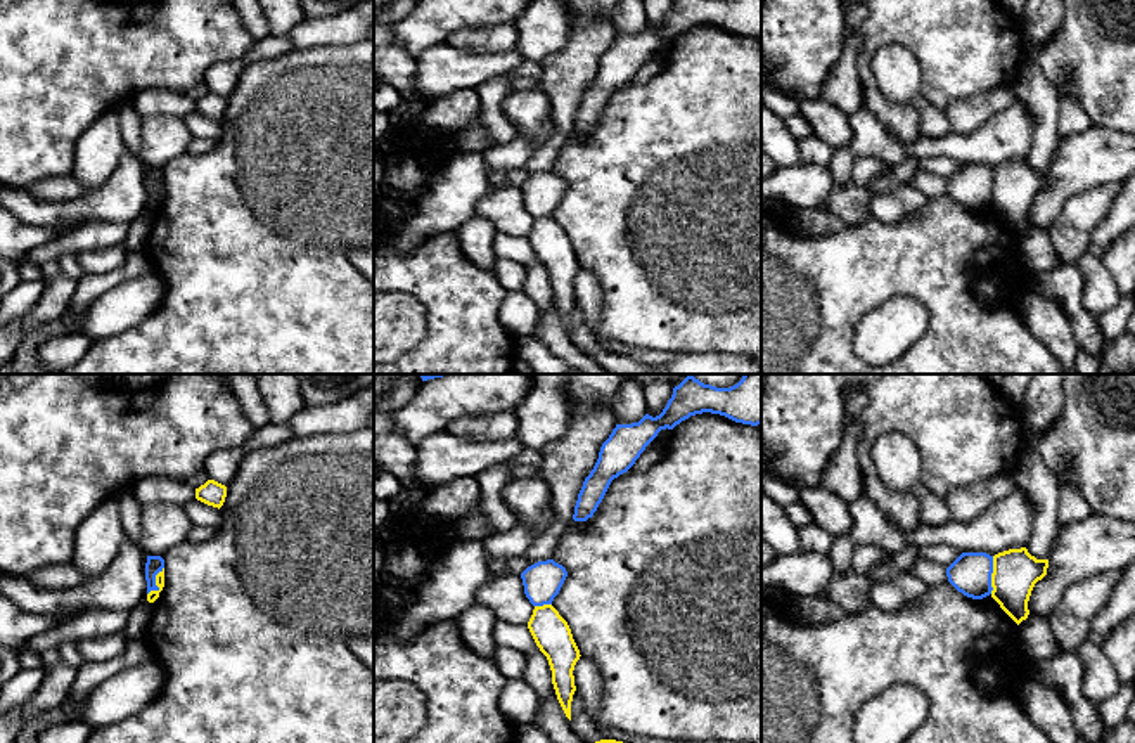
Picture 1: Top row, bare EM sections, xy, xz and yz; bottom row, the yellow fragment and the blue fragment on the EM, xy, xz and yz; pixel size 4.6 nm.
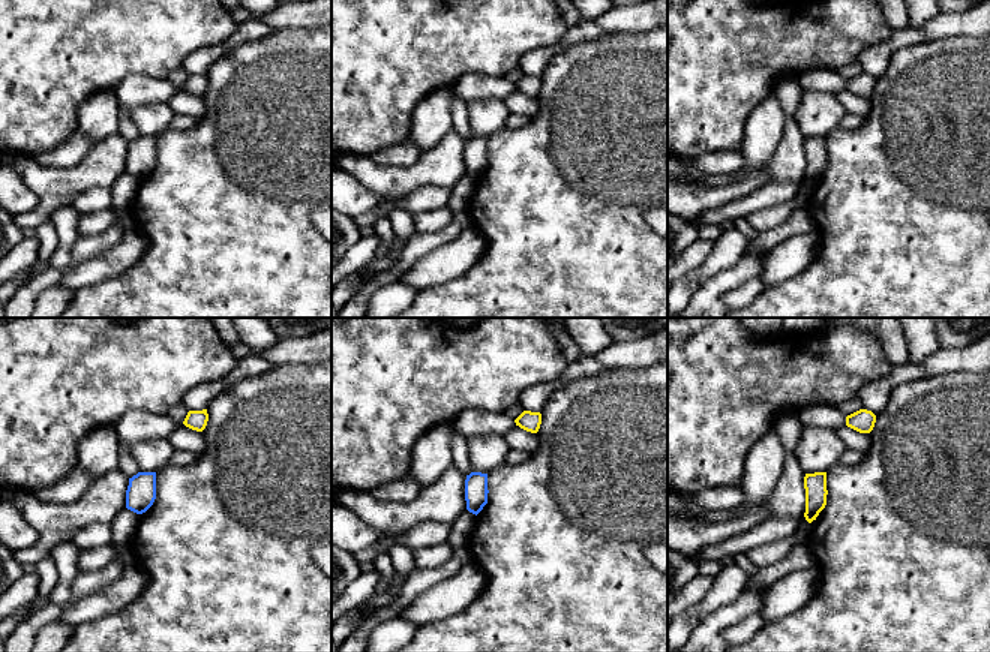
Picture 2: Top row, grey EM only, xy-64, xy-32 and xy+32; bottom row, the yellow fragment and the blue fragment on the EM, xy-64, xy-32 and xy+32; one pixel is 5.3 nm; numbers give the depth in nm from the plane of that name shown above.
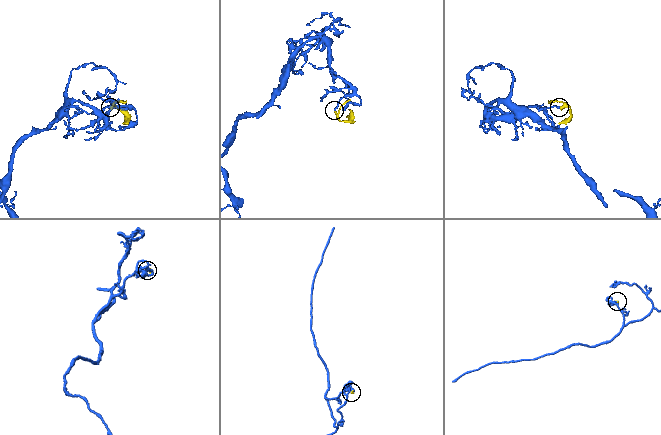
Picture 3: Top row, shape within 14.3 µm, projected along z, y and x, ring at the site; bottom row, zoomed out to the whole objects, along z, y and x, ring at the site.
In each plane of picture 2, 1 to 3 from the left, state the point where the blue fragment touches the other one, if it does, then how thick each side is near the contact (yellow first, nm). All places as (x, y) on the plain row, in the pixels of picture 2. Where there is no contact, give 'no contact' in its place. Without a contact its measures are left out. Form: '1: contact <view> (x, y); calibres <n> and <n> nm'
1: no contact
2: no contact
3: no contact

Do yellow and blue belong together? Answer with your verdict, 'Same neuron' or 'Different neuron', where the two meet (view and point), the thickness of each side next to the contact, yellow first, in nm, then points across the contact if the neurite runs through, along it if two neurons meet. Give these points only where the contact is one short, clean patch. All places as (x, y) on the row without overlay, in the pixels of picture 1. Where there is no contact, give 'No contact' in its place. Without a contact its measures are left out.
Different neuron. Touches yellow at yz (992, 187). Thickness 200 nm (yellow) against 190 nm. Boundary: yz (993, 168), (990, 205)

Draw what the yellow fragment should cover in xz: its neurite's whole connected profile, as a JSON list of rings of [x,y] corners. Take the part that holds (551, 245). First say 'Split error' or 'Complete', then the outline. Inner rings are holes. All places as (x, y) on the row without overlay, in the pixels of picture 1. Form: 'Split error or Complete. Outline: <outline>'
Complete. Outline: [[[552,216],[535,218],[528,241],[548,272],[557,312],[571,333],[571,313],[576,303],[573,282],[581,268],[571,241]]]

